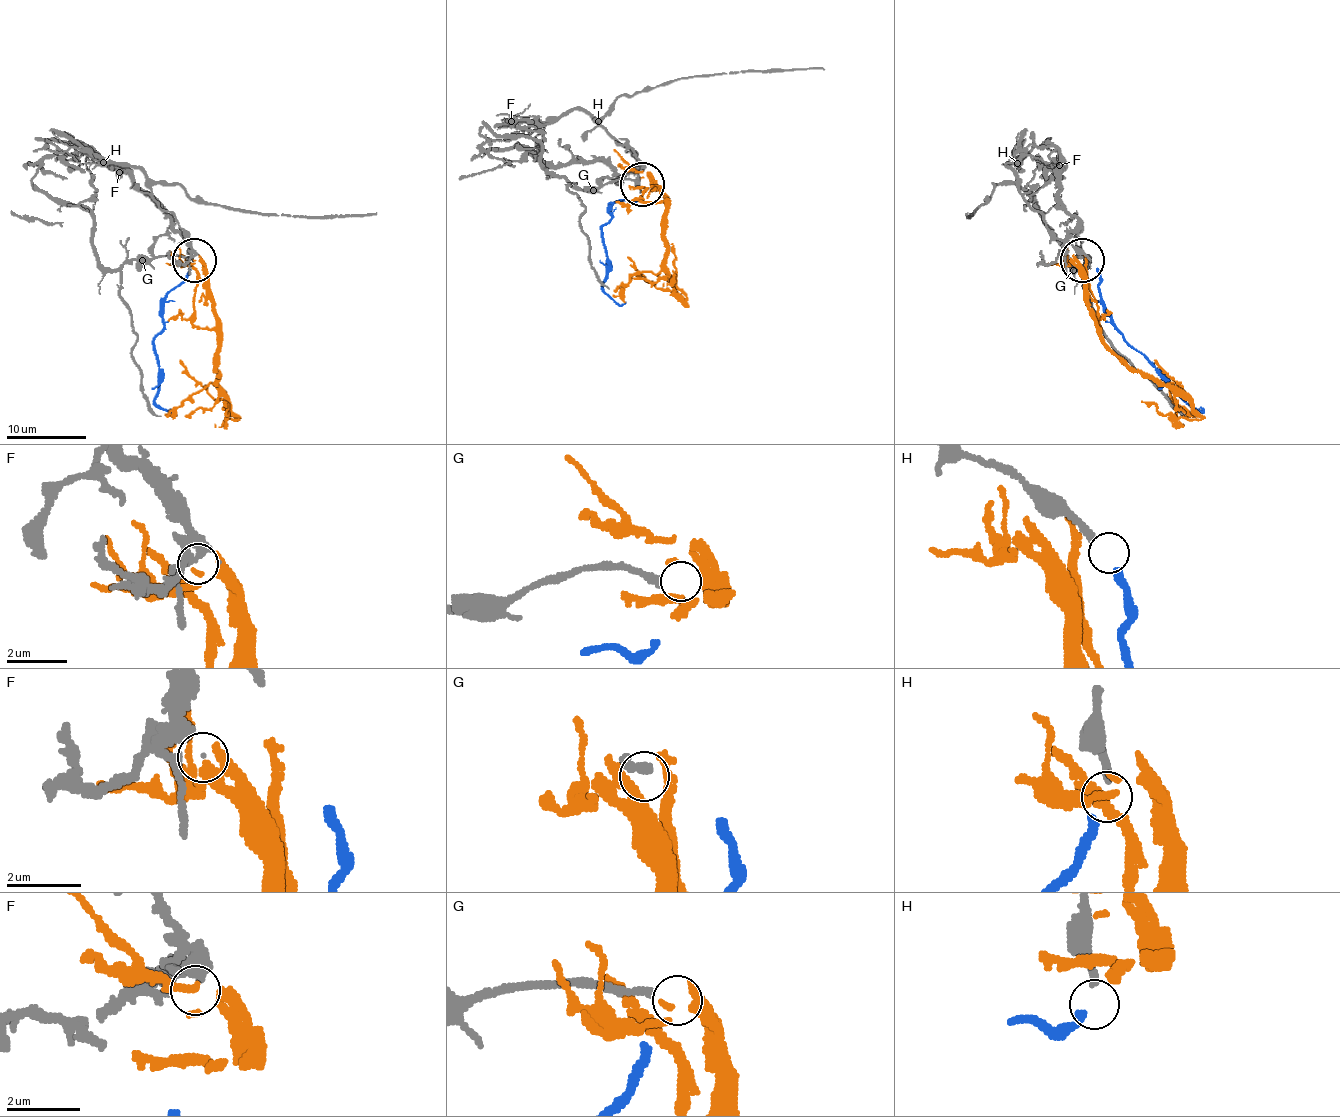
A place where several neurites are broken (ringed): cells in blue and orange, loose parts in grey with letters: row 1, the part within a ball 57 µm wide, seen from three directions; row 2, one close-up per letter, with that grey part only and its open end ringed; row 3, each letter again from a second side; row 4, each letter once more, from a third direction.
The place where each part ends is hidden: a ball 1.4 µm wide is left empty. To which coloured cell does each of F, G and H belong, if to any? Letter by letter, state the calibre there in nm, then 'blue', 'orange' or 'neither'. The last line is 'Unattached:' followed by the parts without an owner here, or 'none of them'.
F: calibre 300 nm; orange
G: calibre 240 nm; neither
H: calibre 200 nm; blue
Unattached: G

